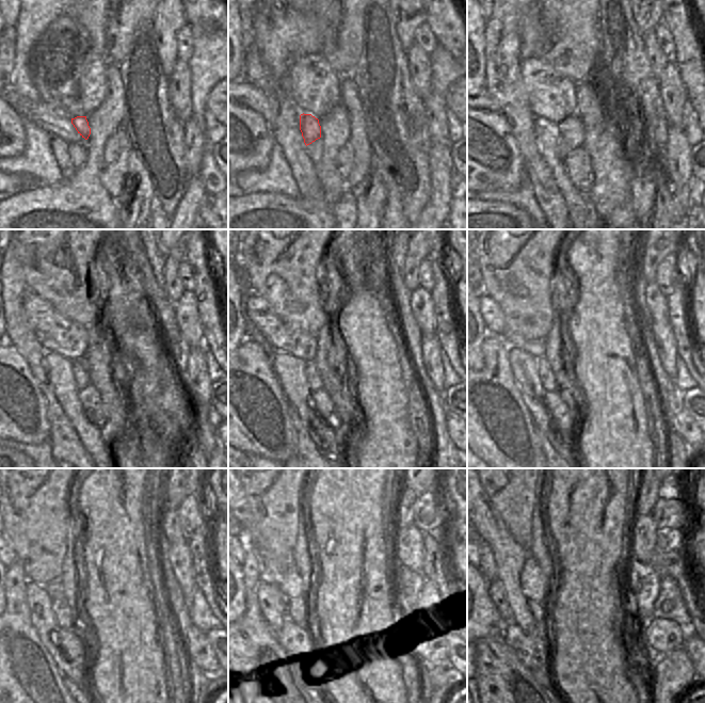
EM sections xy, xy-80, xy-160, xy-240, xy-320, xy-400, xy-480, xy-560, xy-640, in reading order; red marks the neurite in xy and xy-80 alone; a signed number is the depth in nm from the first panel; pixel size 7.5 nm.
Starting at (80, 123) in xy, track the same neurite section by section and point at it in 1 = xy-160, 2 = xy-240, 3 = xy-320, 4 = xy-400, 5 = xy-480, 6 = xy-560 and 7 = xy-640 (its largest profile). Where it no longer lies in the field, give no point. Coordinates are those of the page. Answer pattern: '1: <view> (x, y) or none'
1: xy-160 (546, 132)
2: xy-240 (59, 368)
3: xy-320 (290, 371)
4: xy-400 (523, 365)
5: xy-480 (39, 603)
6: xy-560 (272, 603)
7: xy-640 (495, 590)

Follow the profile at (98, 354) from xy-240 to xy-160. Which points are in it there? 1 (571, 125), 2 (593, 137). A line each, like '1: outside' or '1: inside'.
1: outside
2: inside

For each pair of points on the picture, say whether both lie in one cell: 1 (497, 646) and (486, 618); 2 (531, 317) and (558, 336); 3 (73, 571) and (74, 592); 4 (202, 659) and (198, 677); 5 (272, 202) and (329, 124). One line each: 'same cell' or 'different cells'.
1: different cells
2: different cells
3: same cell
4: different cells
5: same cell

